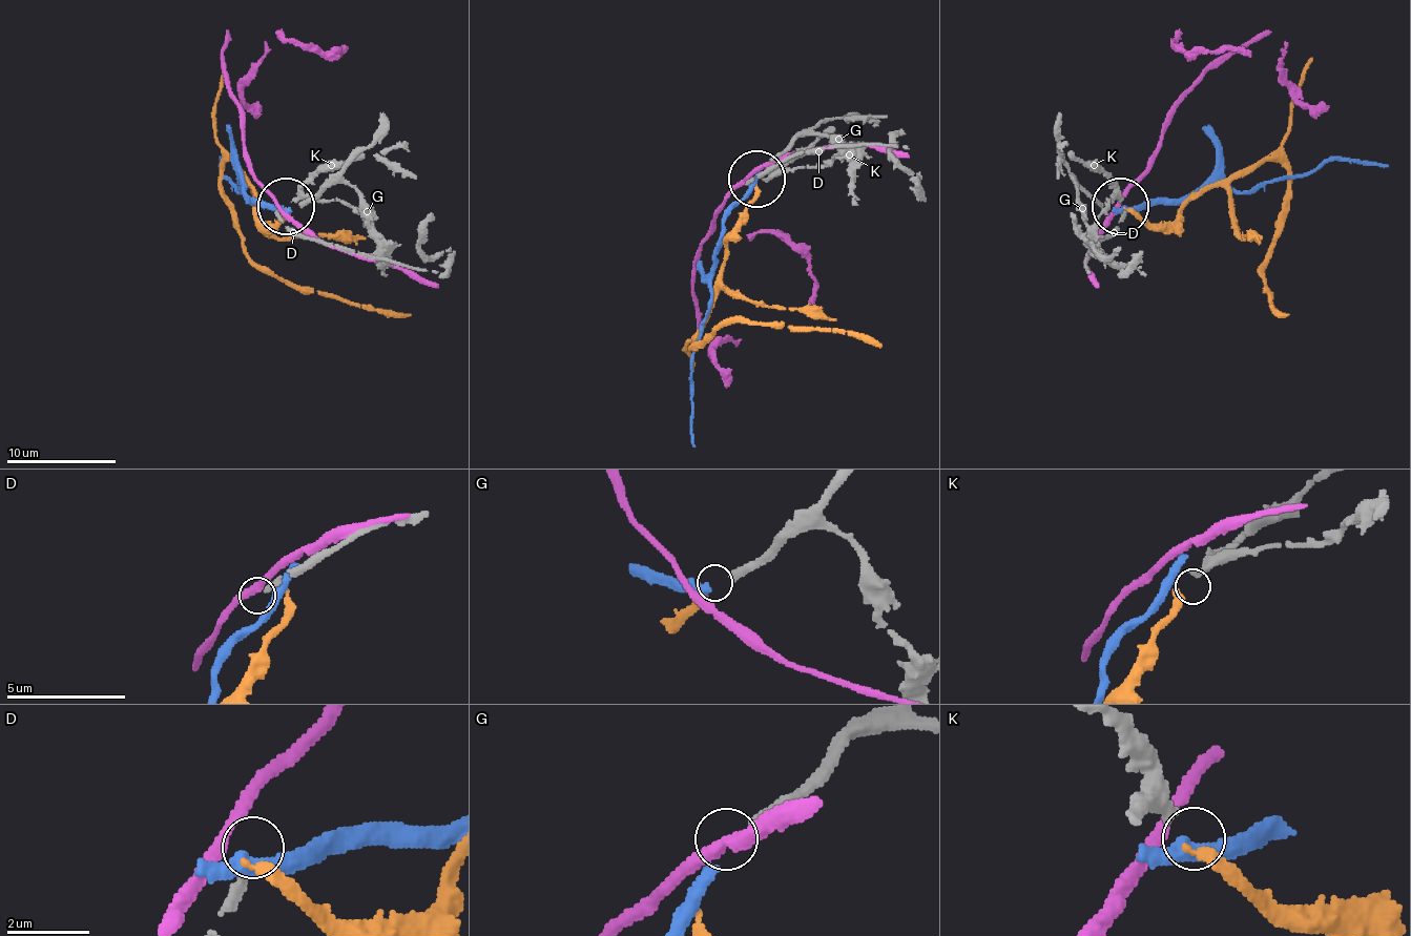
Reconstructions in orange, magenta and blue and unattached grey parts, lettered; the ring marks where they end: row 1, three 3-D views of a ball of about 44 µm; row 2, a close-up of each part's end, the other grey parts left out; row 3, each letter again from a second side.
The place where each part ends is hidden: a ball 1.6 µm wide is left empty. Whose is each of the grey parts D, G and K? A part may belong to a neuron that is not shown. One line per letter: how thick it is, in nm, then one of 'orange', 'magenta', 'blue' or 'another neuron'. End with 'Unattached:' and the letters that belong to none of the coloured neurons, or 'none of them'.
D: 260 nm thick; another neuron
G: 280 nm thick; blue
K: 240 nm thick; orange
Unattached: D

